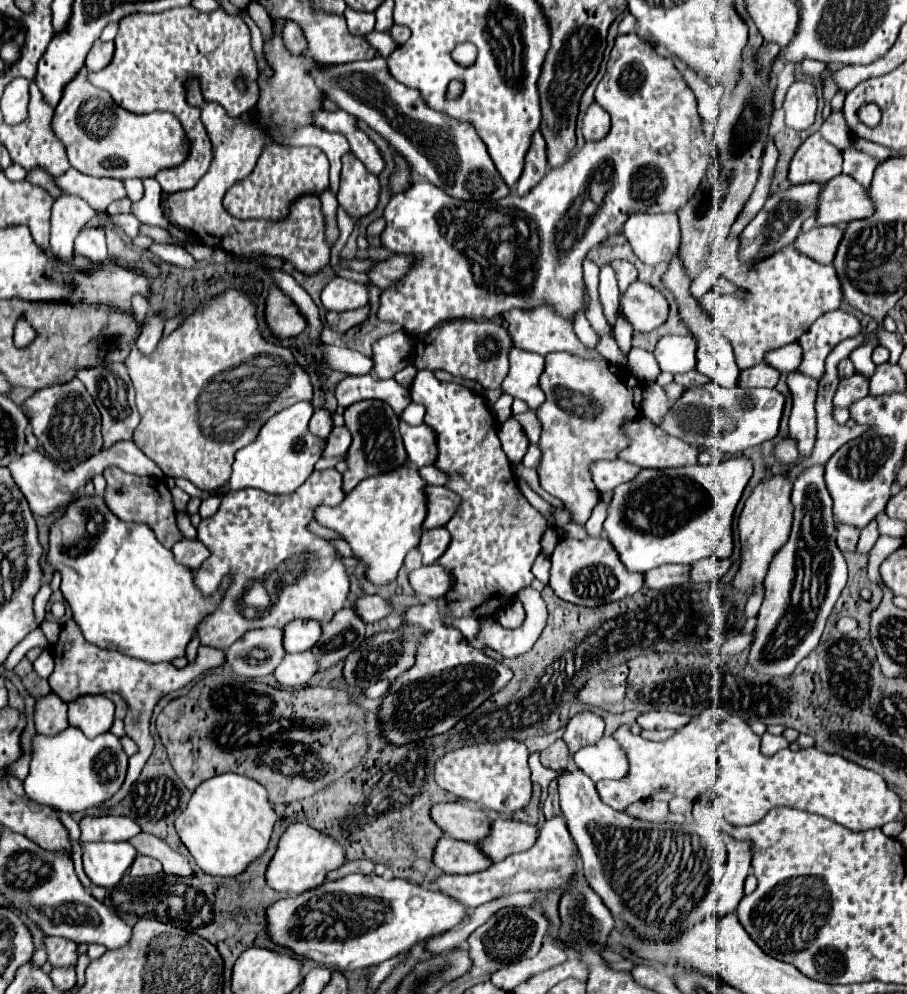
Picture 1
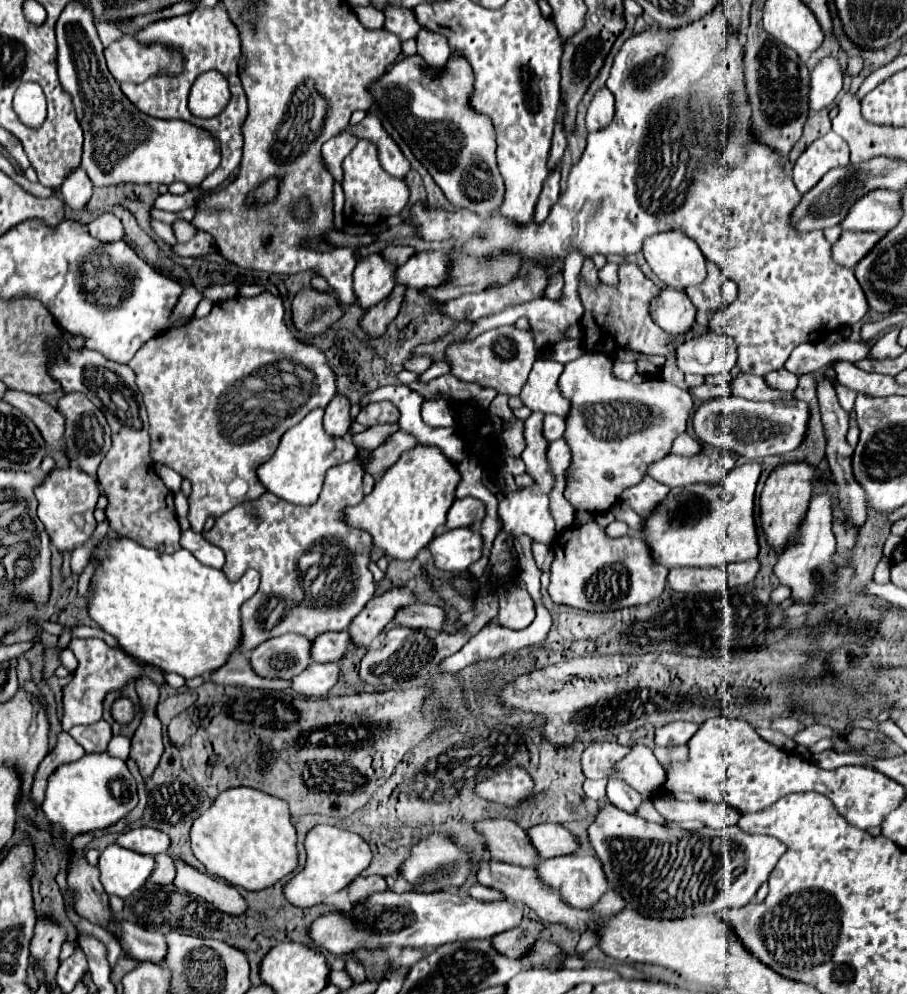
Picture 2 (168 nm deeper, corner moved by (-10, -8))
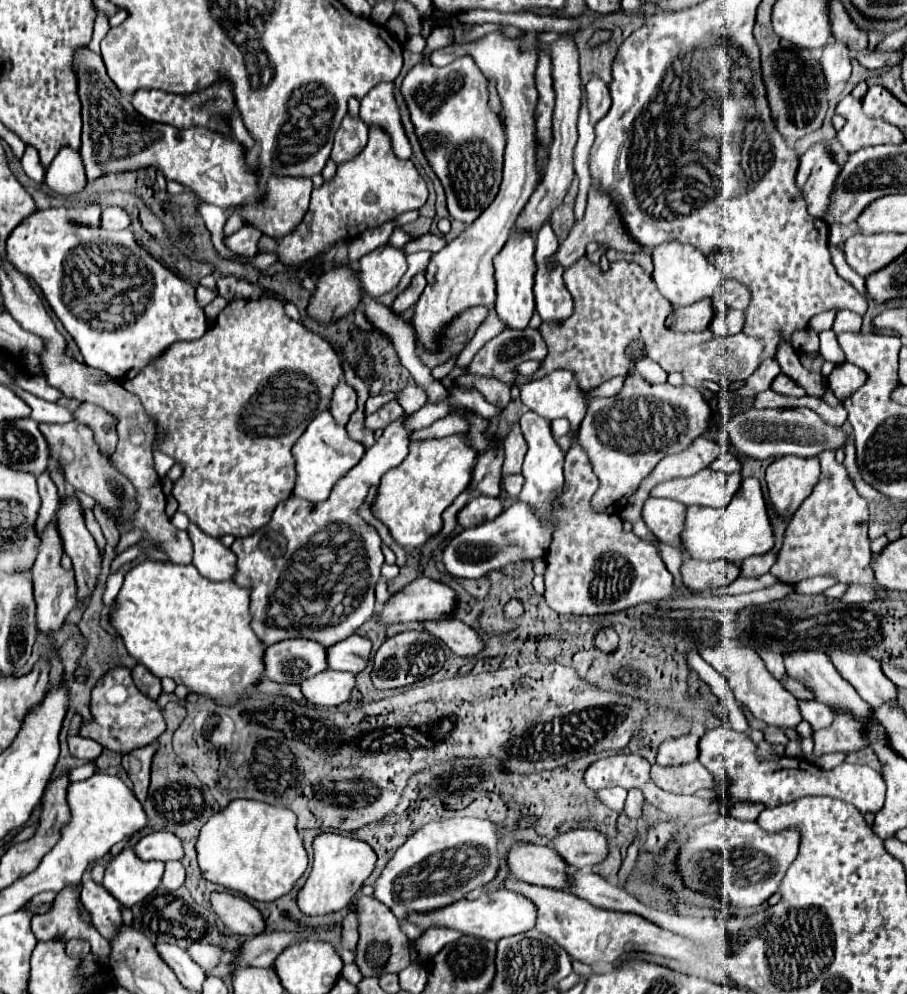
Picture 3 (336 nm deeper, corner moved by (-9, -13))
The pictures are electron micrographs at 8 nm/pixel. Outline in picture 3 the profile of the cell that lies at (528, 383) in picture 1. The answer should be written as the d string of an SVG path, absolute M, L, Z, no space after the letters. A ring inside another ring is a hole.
M560 369L560 371L554 371L550 373L548 377L542 377L538 381L532 381L532 383L526 383L520 387L520 395L522 395L522 403L532 409L534 413L542 415L544 419L552 421L552 419L558 419L558 417L566 417L570 421L570 431L557 440L560 447L567 452L570 449L571 439L574 435L575 428L580 426L580 421L584 419L586 415L586 401L584 401L584 393L574 377L572 371L568 369Z

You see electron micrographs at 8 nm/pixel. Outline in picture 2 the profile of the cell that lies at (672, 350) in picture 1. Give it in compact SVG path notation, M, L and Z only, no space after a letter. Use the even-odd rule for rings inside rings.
M709 332L677 346L677 366L683 374L729 374L735 364L735 340L727 336Z

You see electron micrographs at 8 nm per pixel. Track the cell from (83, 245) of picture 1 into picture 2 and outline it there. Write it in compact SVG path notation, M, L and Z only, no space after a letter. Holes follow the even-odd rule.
M105 212L101 214L97 220L93 220L89 224L89 232L93 238L101 240L101 242L117 242L123 238L123 226L121 220L115 218L113 214Z

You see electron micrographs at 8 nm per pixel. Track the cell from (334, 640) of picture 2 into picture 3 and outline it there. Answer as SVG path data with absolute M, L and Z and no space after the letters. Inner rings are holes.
M350 635L346 641L332 645L328 649L328 667L336 671L360 673L366 669L372 651L372 641L362 635Z

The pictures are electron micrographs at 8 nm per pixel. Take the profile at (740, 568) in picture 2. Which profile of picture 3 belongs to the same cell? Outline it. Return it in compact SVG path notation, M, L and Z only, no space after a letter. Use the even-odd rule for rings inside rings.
M768 551L764 555L749 557L741 563L741 577L758 577L762 573L768 573L768 569L776 563L776 553Z

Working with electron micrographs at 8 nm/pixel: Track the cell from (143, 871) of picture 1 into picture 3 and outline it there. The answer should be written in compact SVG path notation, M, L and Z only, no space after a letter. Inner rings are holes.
M168 861L168 863L166 863L164 877L162 877L162 885L164 885L168 891L176 891L178 887L184 885L184 877L186 877L184 865L182 865L180 861Z

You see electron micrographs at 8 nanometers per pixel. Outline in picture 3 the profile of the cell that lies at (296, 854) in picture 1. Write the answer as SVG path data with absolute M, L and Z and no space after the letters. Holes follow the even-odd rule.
M336 833L318 835L312 847L314 847L314 863L306 885L298 893L298 907L304 915L336 913L350 905L352 897L360 891L368 875L374 871L376 853L368 843Z

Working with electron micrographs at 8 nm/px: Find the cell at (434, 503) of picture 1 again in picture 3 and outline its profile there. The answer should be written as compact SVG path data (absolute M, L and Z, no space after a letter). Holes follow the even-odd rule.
M478 497L472 499L460 513L458 513L458 523L462 527L476 527L484 521L490 521L502 513L504 501L500 497Z

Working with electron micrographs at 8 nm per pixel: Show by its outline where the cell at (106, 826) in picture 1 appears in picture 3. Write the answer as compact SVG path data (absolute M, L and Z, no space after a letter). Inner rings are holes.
M158 831L152 835L146 835L138 841L138 845L134 847L136 855L140 859L152 861L180 861L184 857L184 847L182 841L168 831Z

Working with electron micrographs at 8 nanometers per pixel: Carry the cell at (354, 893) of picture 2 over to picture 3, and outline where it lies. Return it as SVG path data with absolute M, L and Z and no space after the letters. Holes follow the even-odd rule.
M360 897L358 901L360 941L356 947L356 965L364 977L380 977L384 973L398 973L410 965L408 937L402 933L396 917L374 897Z

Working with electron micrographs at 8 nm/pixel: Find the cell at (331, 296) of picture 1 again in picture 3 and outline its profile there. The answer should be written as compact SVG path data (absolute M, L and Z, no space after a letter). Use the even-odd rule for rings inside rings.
M380 245L360 259L358 279L370 297L380 297L398 285L406 269L406 255L400 247Z

